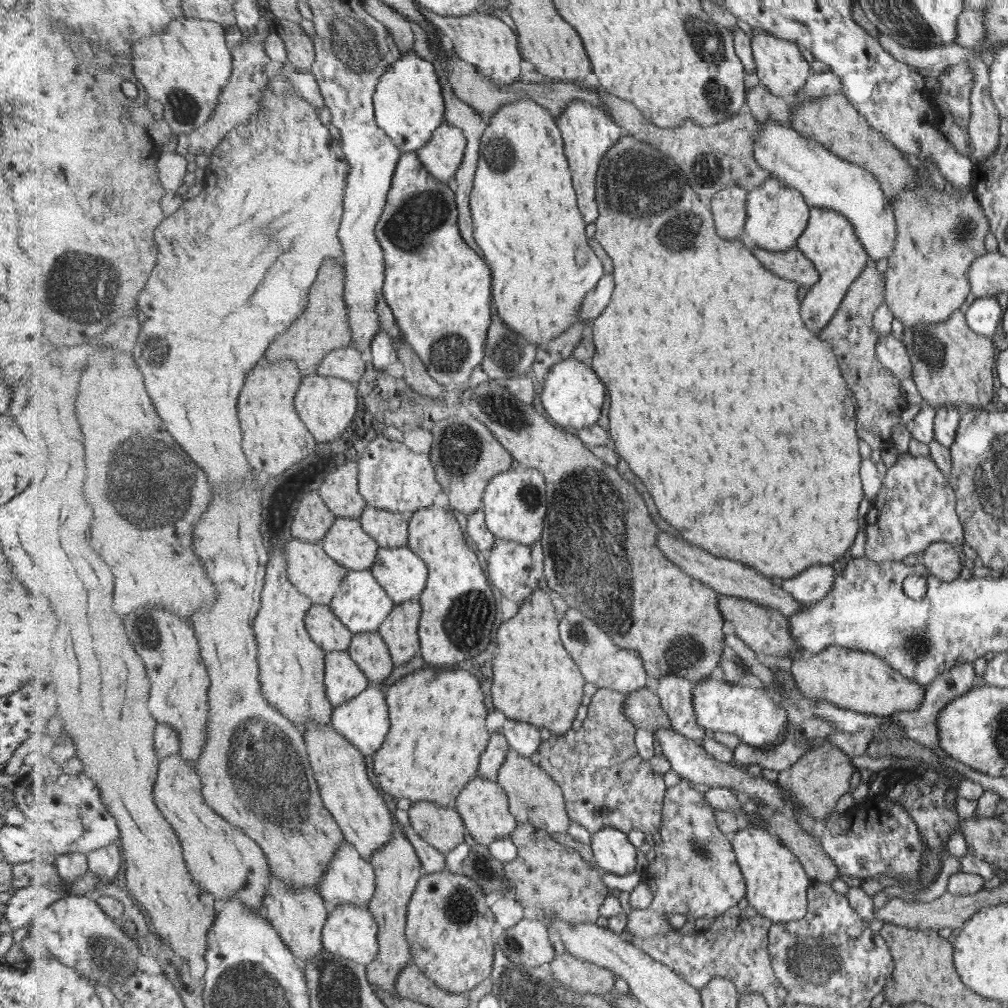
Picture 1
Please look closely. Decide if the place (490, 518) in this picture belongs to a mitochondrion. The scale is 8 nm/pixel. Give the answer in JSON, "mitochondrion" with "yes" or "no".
{"mitochondrion":"no"}

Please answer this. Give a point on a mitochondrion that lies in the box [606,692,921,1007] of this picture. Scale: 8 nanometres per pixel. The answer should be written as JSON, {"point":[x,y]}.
{"point":[814,960]}

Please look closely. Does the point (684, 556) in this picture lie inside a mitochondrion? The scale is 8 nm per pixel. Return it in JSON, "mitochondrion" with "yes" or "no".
{"mitochondrion":"no"}

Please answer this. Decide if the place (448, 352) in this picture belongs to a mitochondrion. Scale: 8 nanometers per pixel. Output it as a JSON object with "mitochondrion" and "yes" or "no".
{"mitochondrion":"yes"}

